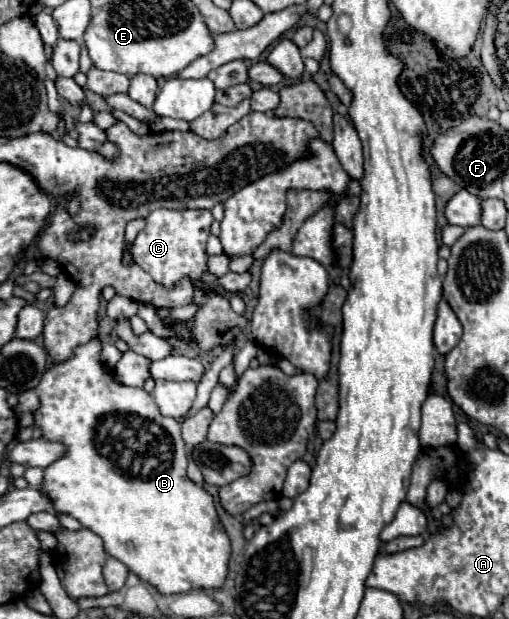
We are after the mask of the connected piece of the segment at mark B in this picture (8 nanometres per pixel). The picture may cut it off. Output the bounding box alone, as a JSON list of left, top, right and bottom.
[34,337,230,595]

